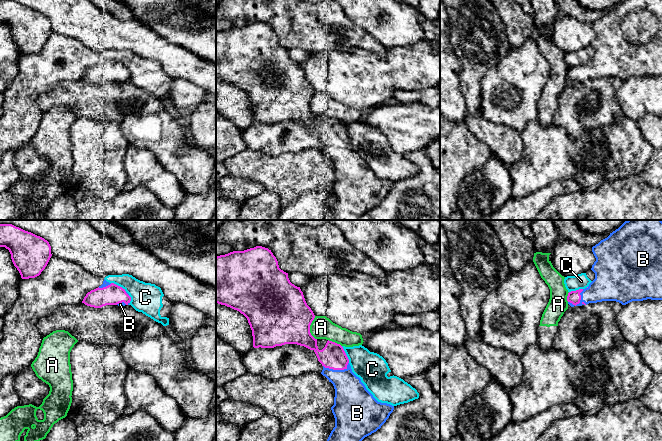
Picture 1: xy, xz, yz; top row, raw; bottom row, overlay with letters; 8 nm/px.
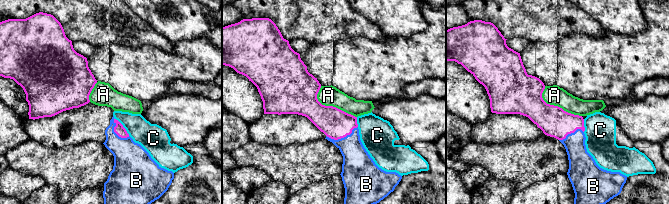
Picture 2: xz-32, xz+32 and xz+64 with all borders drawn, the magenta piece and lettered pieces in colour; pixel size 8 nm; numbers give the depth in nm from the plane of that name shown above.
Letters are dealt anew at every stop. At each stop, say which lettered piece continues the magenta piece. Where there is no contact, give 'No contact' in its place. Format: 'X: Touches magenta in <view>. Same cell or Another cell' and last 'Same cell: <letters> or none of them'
A: Touches magenta in xz. Another cell
B: Touches magenta in yz. Same cell
C: Touches magenta in xz. Another cell
Same cell: B

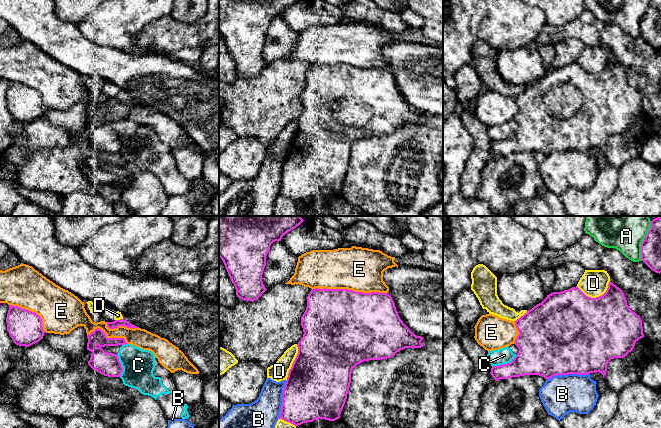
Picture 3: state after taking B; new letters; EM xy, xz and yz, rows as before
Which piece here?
A: Touches magenta in yz. Another cell
B: Touches magenta in yz. Another cell
C: Touches magenta in yz. Another cell
D: Touches magenta in yz. Another cell
E: Touches magenta in xz. Another cell
Same cell: none of them

